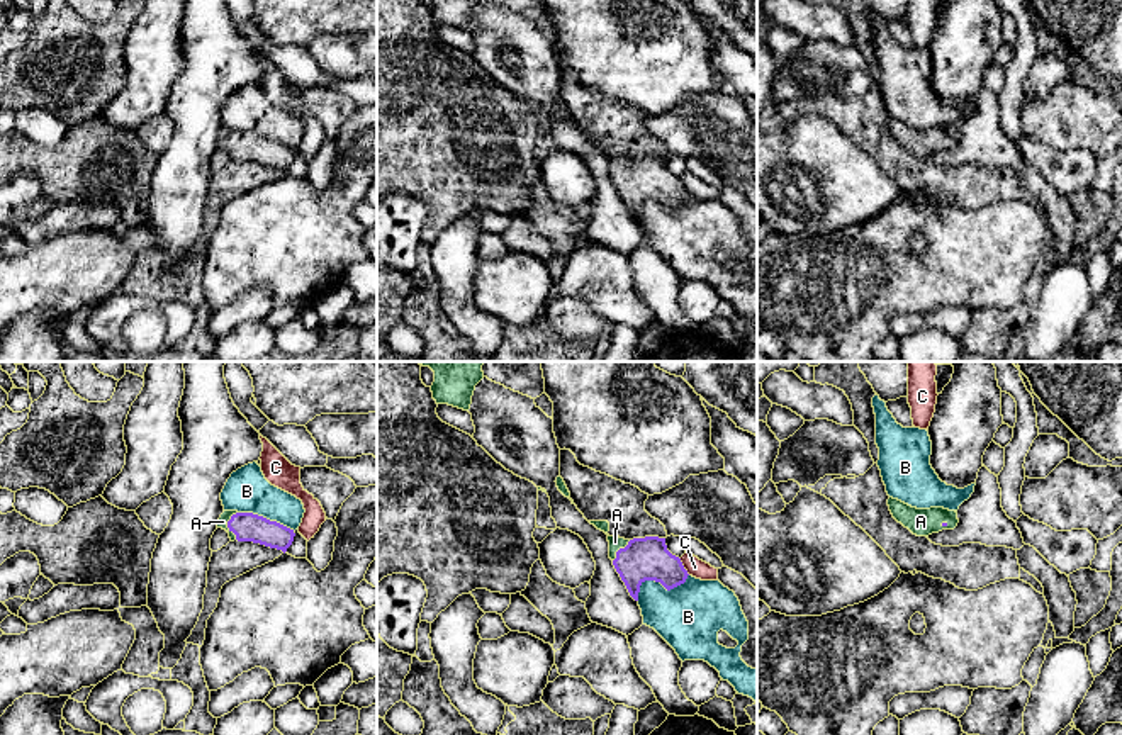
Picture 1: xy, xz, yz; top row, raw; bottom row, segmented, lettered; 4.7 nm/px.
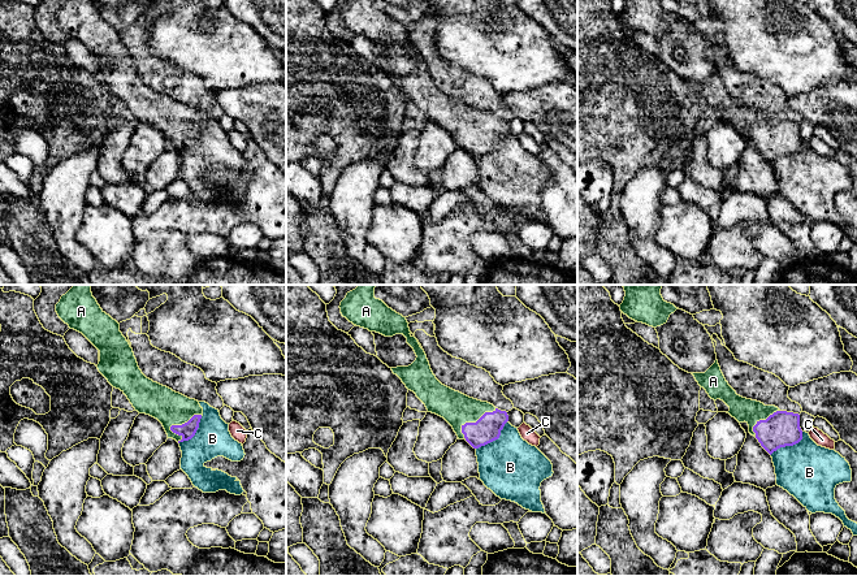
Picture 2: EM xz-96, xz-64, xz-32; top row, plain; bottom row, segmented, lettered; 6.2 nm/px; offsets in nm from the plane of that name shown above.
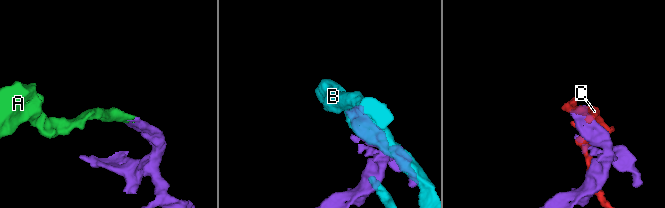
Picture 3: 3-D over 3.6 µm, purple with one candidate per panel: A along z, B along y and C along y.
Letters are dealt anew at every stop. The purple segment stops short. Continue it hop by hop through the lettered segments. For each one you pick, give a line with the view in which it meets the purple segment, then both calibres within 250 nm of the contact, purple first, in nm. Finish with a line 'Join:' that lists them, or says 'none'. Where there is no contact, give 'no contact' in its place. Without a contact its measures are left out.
A: contact in xy; calibres 140 and 50 nm
Join: A

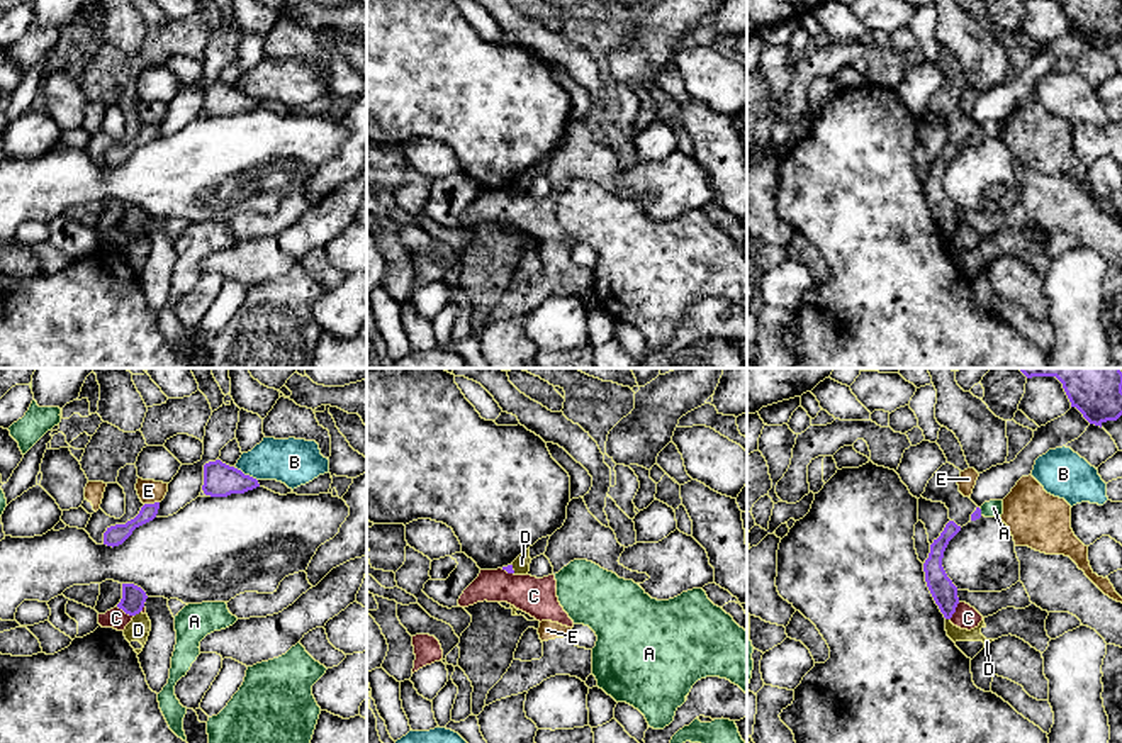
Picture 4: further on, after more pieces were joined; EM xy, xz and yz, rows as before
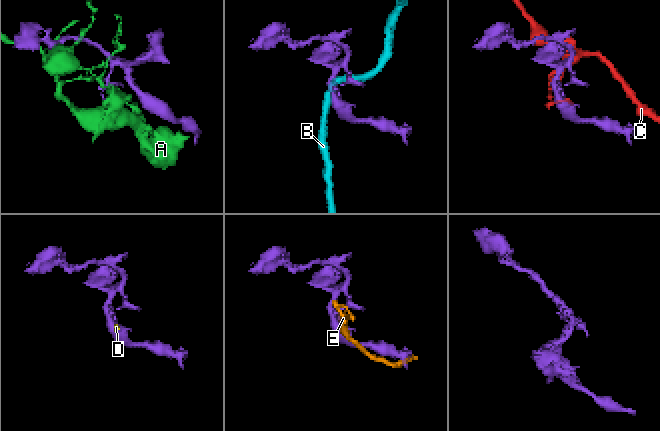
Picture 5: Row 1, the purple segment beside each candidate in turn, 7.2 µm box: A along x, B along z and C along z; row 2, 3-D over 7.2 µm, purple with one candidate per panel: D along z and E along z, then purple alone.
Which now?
Join: none

